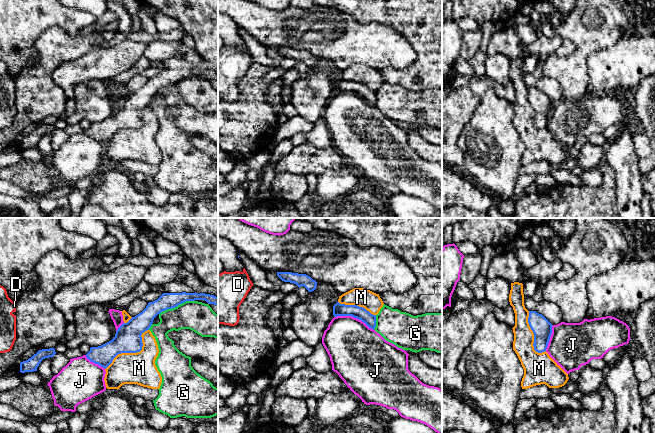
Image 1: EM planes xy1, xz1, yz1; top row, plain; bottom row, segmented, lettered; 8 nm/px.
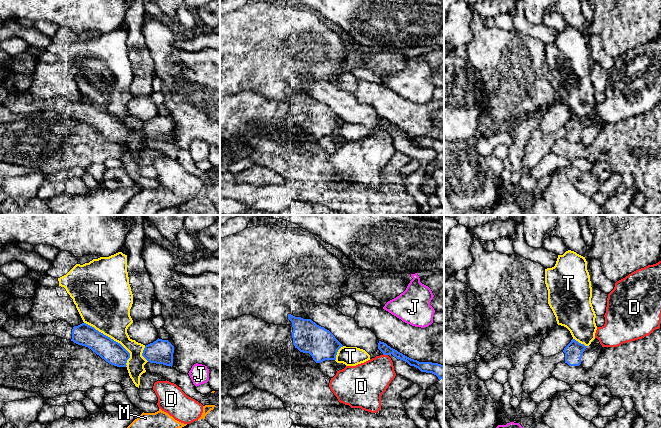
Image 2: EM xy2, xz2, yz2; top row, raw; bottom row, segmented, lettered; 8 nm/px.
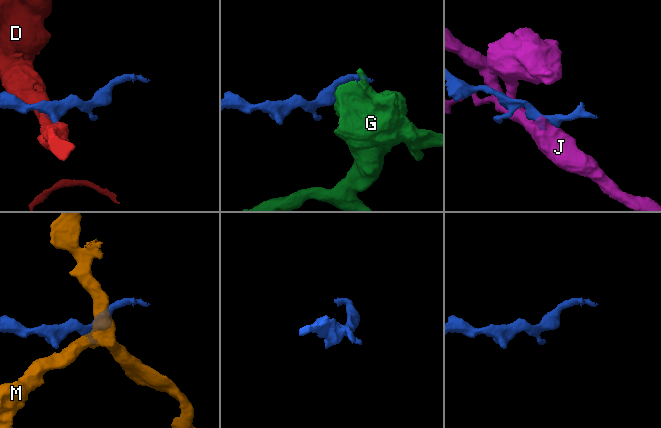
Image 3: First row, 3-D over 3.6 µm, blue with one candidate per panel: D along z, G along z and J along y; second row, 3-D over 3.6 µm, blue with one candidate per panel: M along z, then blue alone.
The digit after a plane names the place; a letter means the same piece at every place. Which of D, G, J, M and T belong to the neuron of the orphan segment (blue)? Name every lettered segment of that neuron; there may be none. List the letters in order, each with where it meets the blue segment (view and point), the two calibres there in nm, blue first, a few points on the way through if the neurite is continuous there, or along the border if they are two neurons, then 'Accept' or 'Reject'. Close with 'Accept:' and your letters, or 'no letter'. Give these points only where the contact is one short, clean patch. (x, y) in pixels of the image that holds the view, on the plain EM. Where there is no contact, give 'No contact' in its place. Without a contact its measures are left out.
D: Touches blue at xz2 (385, 130). Thickness 80 nm (blue) against 300 nm. Boundary: xz2 (383, 129), (387, 131). Reject
G: Touches blue at xy1 (176, 82). Thickness 130 nm (blue) against 240 nm. Reject
J: Touches blue at xz1 (354, 93). Thickness 100 nm (blue) against 420 nm. Reject
M: Touches blue at xy1 (132, 128). Thickness 220 nm (blue) against 260 nm. Reject
T: Touches blue at xy2 (112, 115). Thickness 180 nm (blue) against 360 nm. Reject
Accept: no letter

